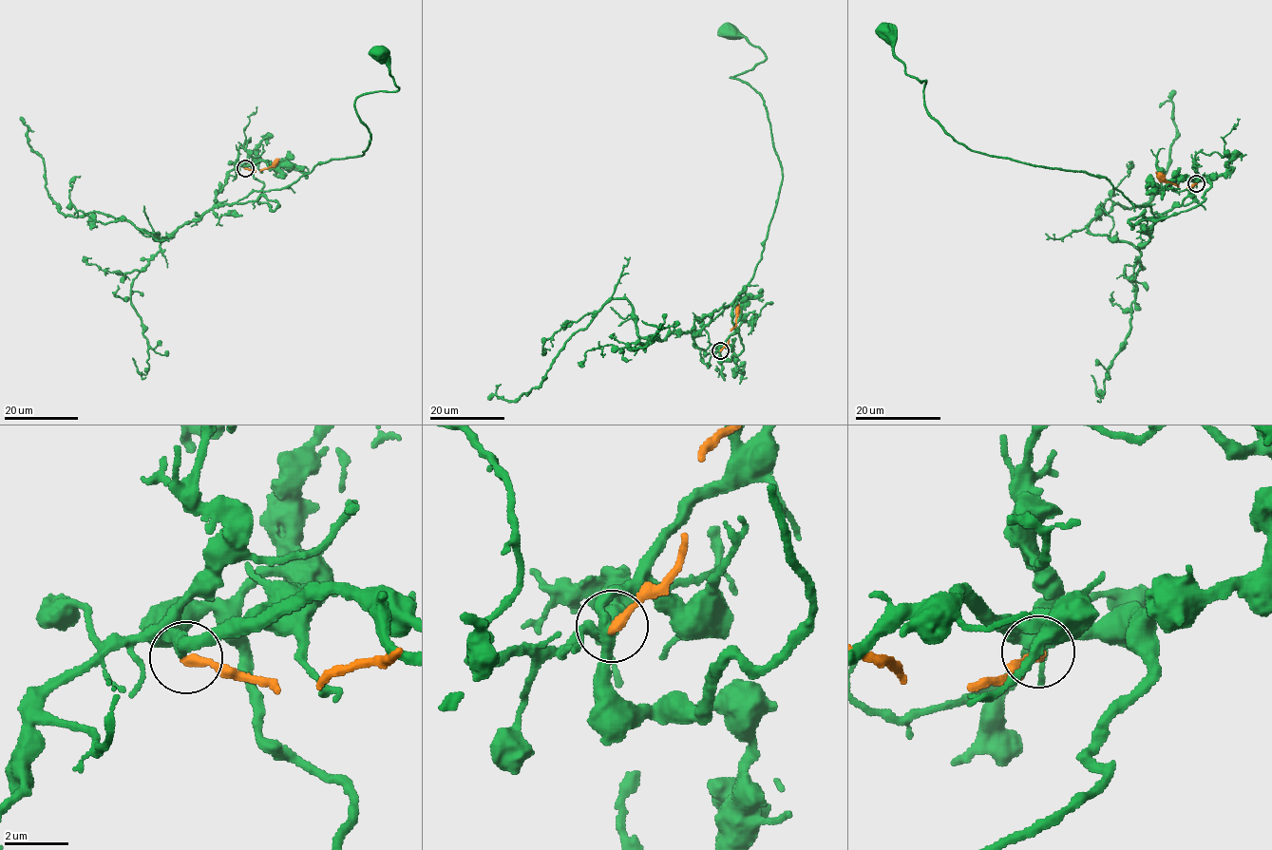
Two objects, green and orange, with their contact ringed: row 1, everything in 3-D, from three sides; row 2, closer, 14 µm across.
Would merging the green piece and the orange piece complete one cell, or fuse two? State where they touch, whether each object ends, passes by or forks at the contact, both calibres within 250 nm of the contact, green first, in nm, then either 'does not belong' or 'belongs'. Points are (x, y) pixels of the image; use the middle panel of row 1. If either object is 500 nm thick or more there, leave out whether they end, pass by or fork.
place (720, 350); green forks; orange ends; calibres 300 and 300 nm; does not belong

